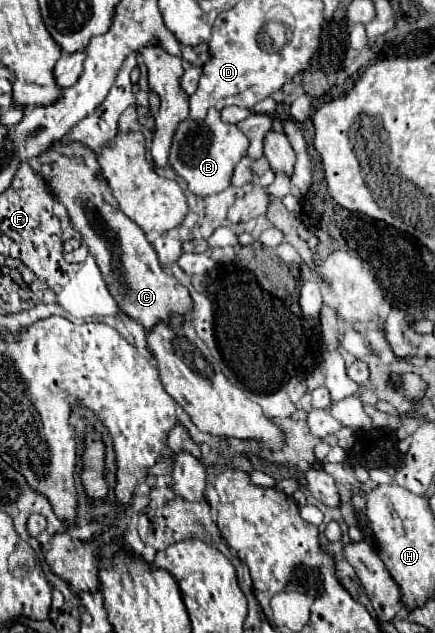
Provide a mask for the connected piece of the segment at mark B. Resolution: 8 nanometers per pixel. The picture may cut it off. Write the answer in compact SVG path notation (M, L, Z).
M209 109L207 117L203 121L185 119L179 123L173 143L171 143L171 155L169 165L177 171L179 177L183 177L195 195L215 195L229 187L231 175L235 165L247 155L249 139L243 135L243 131L237 125L223 123L217 109Z

